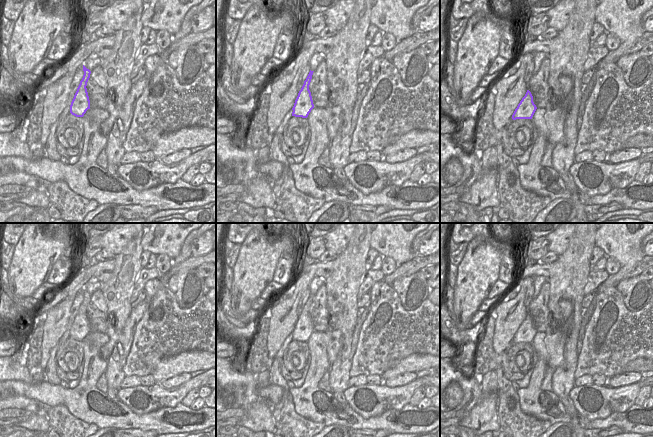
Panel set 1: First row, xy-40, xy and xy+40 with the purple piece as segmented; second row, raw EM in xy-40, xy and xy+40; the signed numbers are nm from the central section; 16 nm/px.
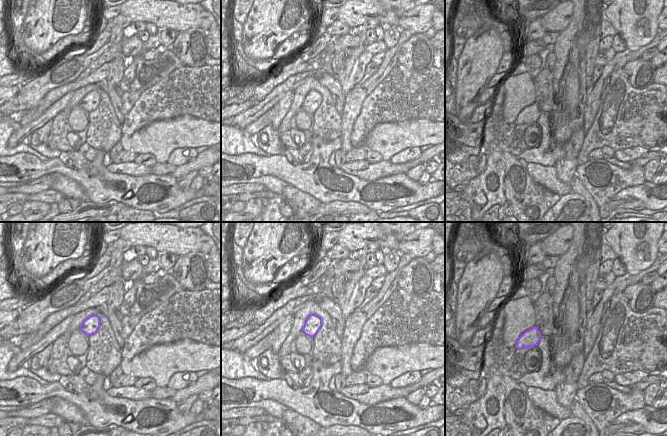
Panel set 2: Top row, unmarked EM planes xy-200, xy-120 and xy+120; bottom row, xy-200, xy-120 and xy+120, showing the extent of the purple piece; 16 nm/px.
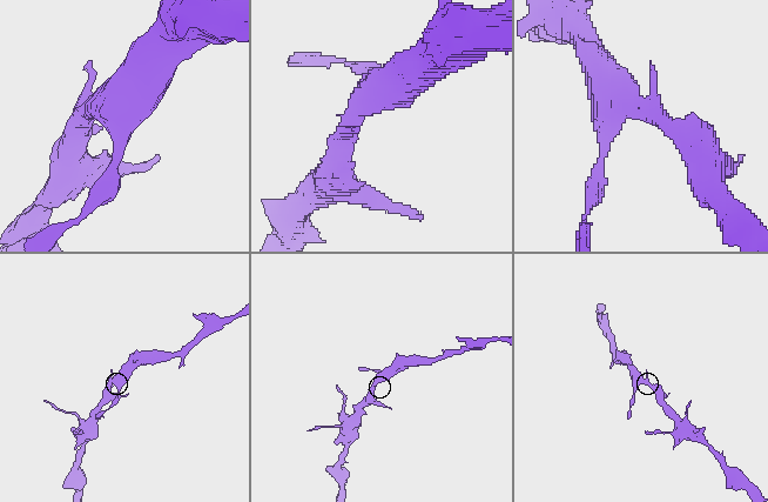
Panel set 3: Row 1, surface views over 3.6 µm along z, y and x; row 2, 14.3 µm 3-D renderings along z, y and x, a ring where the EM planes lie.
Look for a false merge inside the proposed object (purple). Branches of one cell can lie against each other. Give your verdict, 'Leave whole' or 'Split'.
Leave whole.

